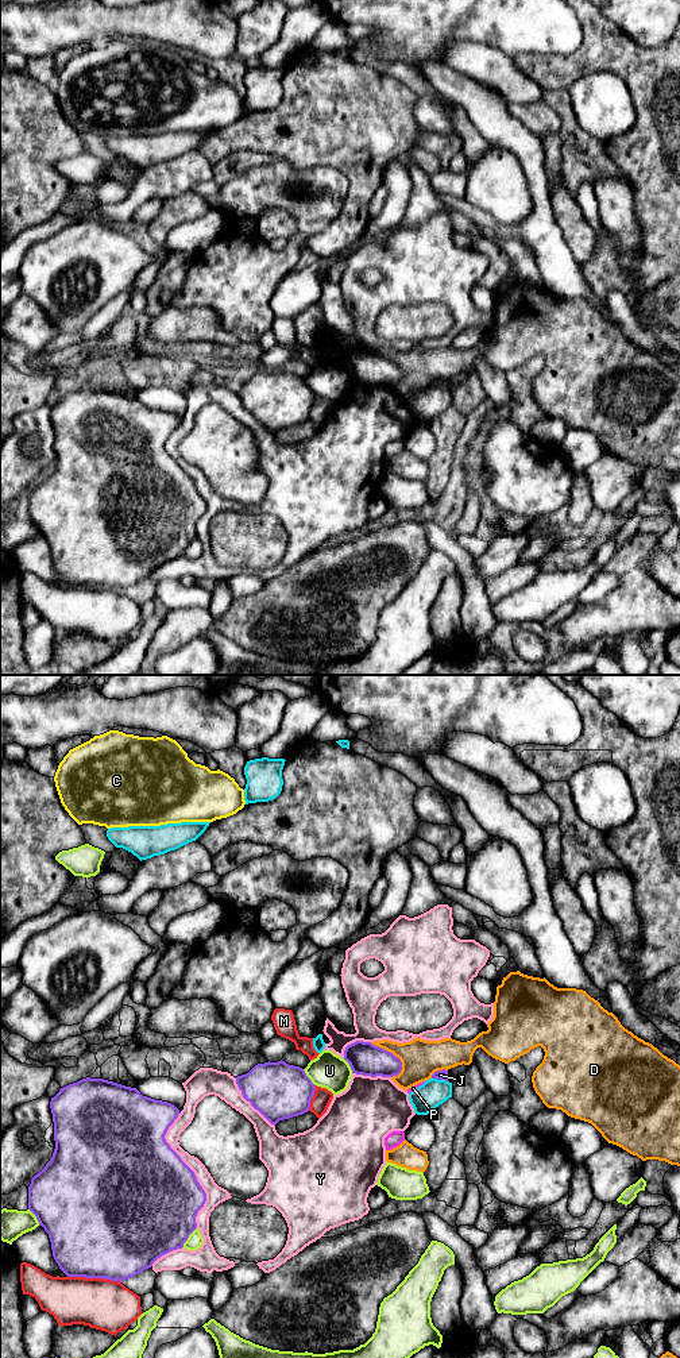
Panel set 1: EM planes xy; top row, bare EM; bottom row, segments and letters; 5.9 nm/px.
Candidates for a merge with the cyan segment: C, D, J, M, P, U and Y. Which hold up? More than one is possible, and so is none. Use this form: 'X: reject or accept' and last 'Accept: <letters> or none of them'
C: reject
D: reject
J: reject
M: reject
P: reject
U: reject
Y: reject
Accept: none of them

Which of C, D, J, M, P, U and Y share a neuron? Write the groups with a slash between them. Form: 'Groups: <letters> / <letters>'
Groups: C / D / J / M / P / U / Y

